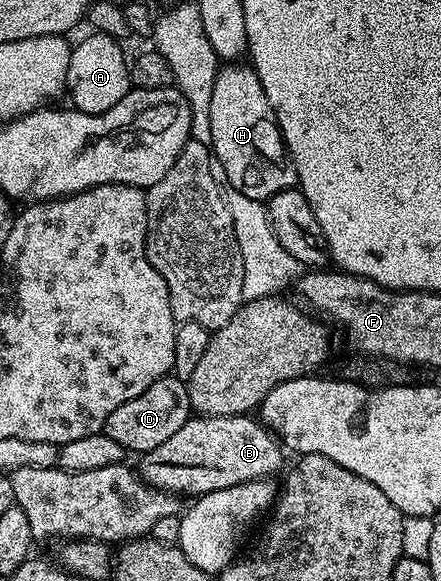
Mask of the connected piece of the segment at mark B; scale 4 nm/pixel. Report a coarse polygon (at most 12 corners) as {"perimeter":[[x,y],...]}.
{"perimeter":[[249,414],[190,416],[140,455],[146,484],[200,496],[272,479],[282,443]]}

